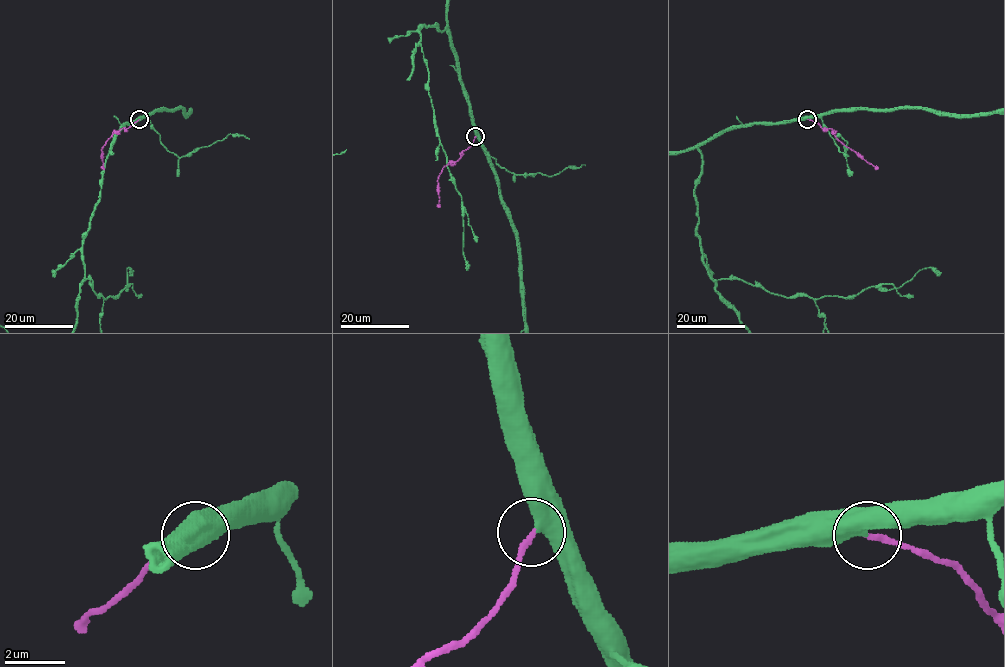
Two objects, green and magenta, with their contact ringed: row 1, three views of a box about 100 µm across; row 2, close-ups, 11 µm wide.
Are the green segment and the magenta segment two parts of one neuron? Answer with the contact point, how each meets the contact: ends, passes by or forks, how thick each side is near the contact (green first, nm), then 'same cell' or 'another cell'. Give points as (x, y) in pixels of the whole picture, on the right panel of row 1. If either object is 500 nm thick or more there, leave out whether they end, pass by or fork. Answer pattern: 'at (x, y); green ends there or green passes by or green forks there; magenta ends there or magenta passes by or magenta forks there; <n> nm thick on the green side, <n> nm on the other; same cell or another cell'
at (807, 119); 600 nm thick on the green side, 180 nm on the other; same cell

